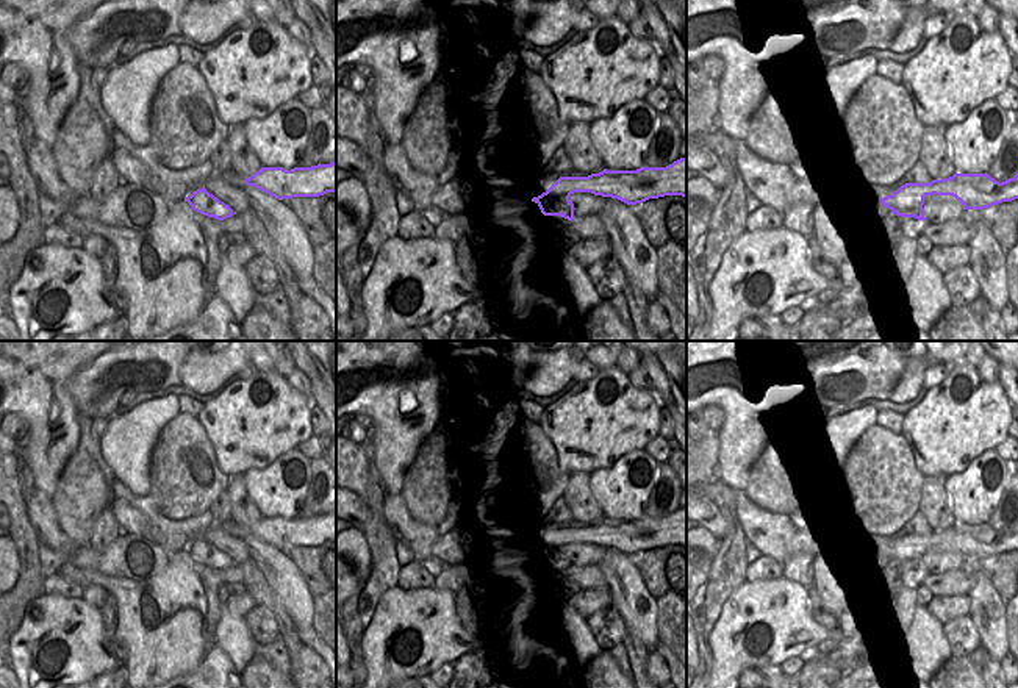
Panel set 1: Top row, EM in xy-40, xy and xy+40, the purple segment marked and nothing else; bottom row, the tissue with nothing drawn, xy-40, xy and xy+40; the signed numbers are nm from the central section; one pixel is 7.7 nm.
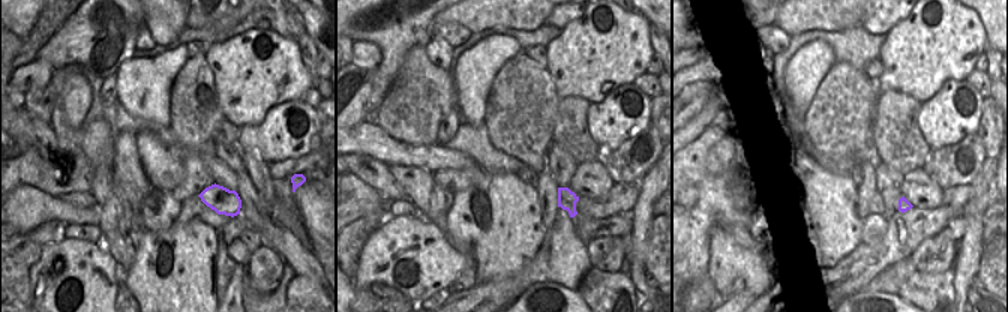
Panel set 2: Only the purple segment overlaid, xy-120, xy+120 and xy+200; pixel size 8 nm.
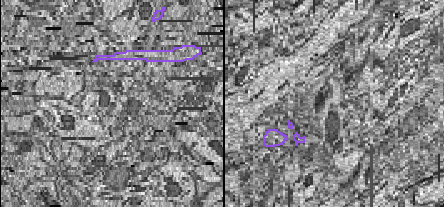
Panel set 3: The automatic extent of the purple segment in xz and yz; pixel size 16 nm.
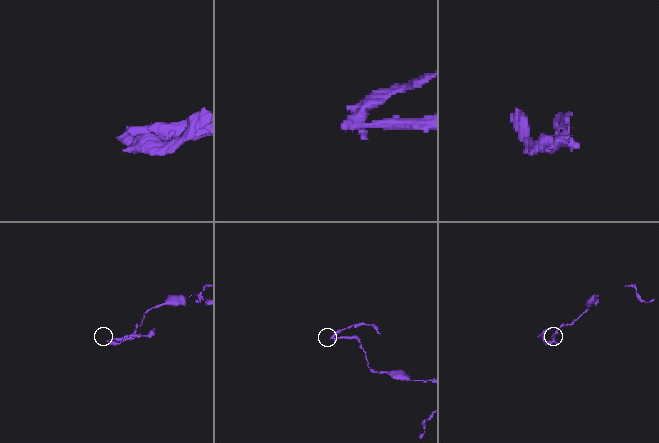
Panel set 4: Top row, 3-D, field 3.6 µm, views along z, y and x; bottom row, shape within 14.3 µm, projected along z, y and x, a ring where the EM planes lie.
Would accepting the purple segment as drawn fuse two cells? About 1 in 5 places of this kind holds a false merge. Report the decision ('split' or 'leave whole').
split

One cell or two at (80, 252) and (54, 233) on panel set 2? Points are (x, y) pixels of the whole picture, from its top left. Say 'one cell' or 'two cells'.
two cells

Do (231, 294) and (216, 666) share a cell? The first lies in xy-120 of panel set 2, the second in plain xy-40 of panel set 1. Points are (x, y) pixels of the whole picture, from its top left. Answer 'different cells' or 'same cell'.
same cell

